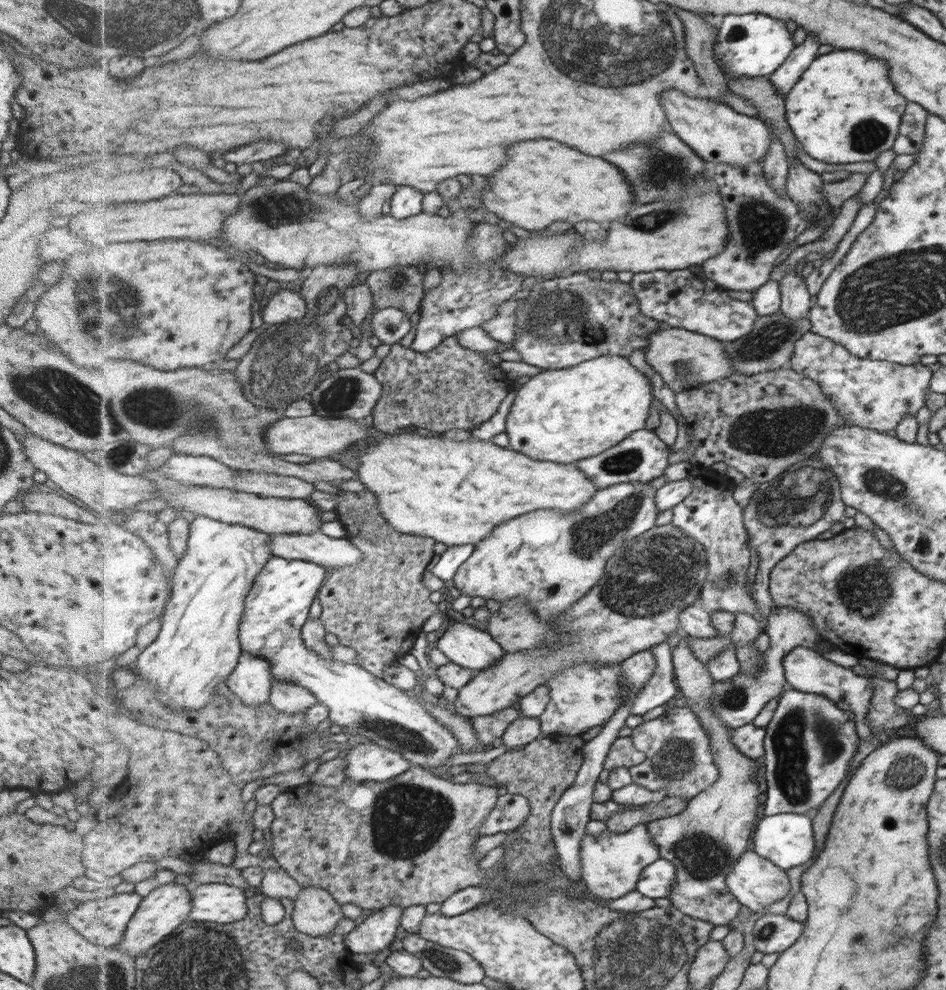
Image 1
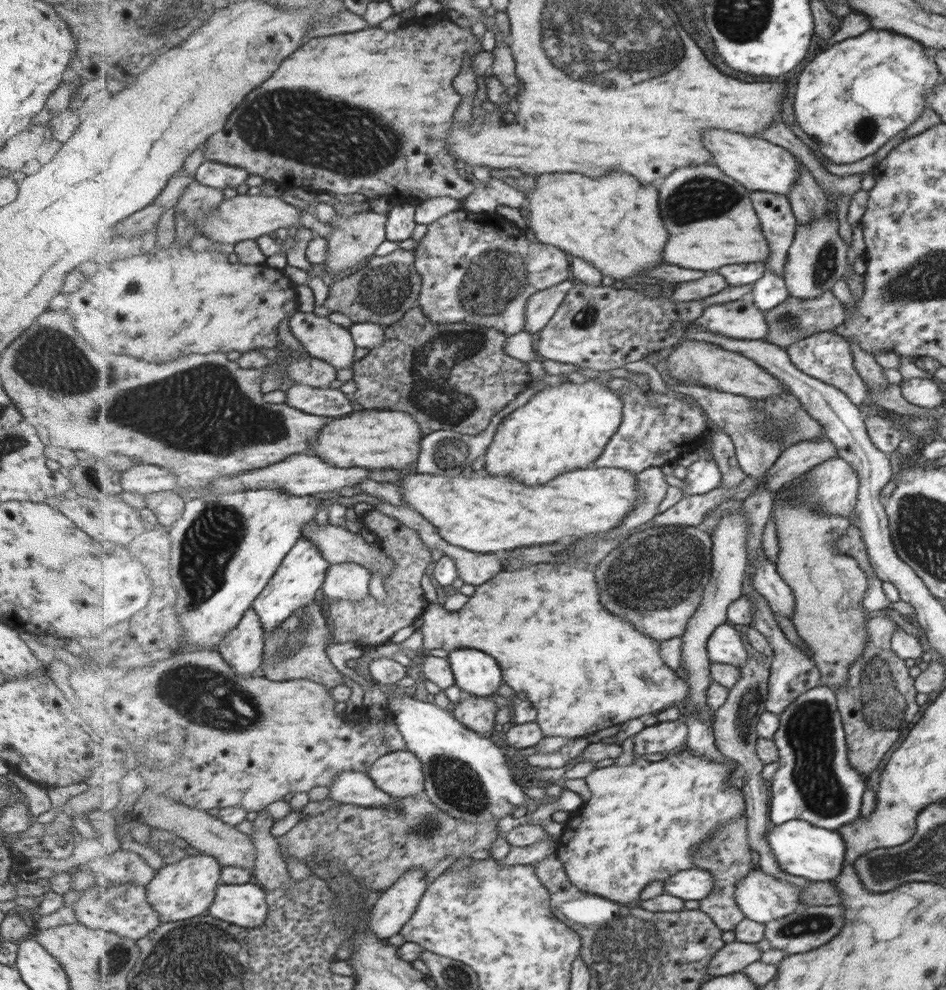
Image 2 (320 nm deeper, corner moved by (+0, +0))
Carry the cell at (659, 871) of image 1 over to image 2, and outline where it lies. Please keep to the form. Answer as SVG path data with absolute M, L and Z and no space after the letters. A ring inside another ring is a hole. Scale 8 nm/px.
M699 867L691 870L676 872L675 876L667 879L663 890L667 894L688 900L703 900L707 898L715 888L716 878L710 870Z

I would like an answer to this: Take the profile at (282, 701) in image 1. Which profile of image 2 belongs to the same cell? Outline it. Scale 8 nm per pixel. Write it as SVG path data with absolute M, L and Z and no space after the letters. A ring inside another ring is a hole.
M313 600L311 604L288 616L279 628L265 631L265 636L263 636L265 652L263 652L261 675L268 680L279 682L307 679L327 685L330 690L343 685L345 682L343 674L331 664L331 660L325 653L326 644L332 641L332 635L333 633L329 632L329 626L327 626L327 618L321 610L321 603Z

